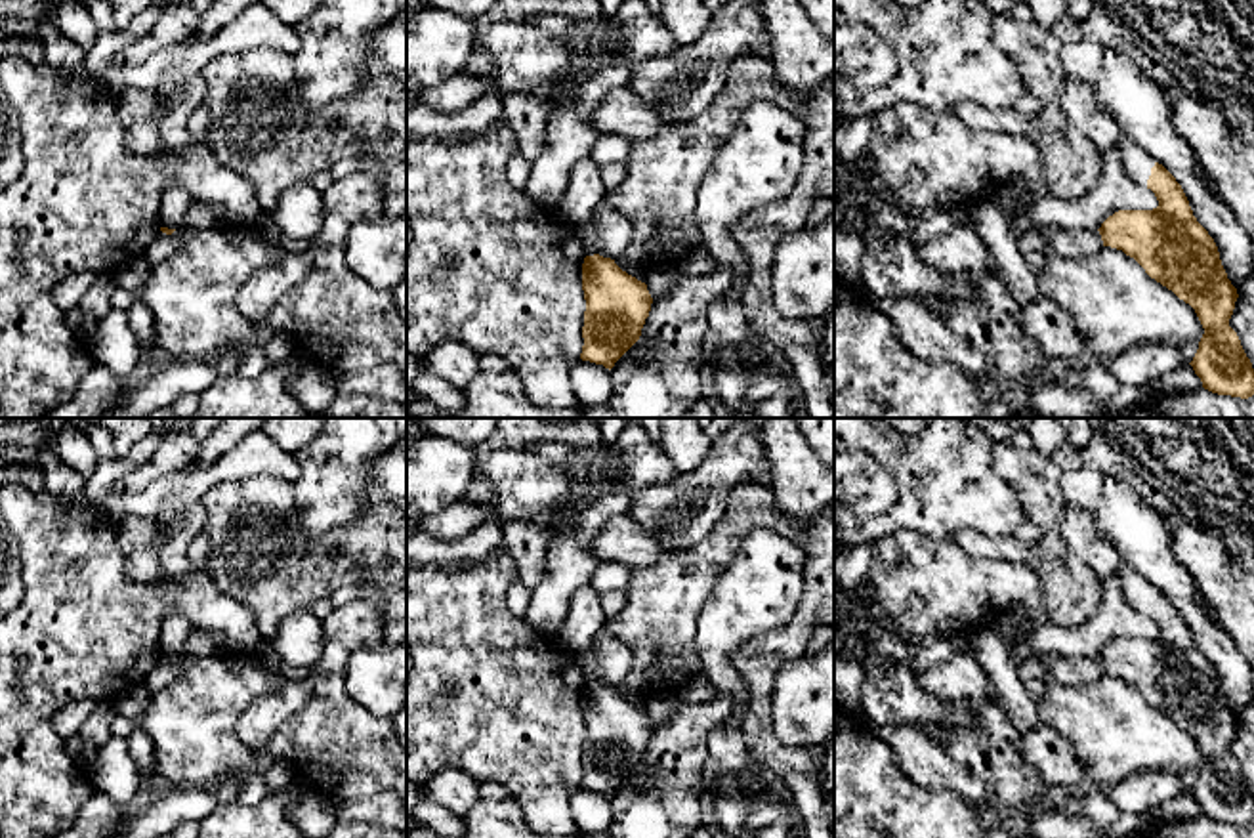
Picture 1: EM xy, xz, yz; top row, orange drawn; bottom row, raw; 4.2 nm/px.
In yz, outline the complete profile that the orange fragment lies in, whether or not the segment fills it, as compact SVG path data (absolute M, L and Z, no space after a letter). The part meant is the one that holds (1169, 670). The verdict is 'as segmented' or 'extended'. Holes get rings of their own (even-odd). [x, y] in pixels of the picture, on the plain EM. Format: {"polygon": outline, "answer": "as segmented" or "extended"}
{"polygon": "M1124 559L1118 561L1117 573L1124 601L1136 613L1151 617L1159 634L1153 638L1118 638L1109 643L1097 657L1103 674L1122 678L1126 683L1134 685L1151 706L1195 737L1204 762L1189 792L1201 806L1202 815L1218 823L1252 825L1254 796L1237 760L1229 754L1239 722L1227 706L1214 666L1197 649L1181 613L1162 592Z", "answer": "extended"}

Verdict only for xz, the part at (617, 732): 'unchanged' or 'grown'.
unchanged

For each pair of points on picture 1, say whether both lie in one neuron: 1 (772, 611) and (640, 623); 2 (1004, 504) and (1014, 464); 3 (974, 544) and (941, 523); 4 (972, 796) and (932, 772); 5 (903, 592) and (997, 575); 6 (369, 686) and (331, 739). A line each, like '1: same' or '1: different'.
1: different
2: different
3: different
4: same
5: same
6: different

